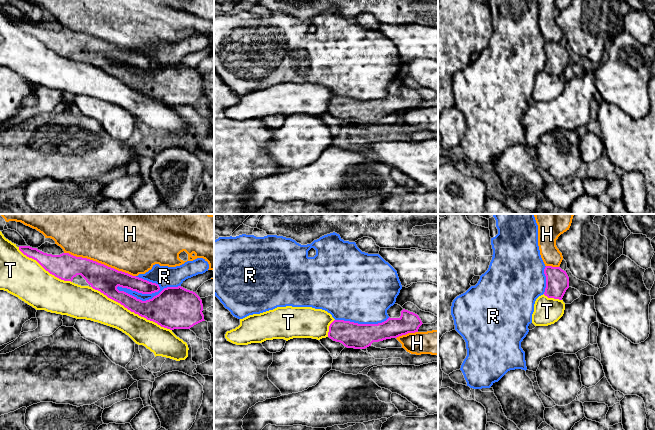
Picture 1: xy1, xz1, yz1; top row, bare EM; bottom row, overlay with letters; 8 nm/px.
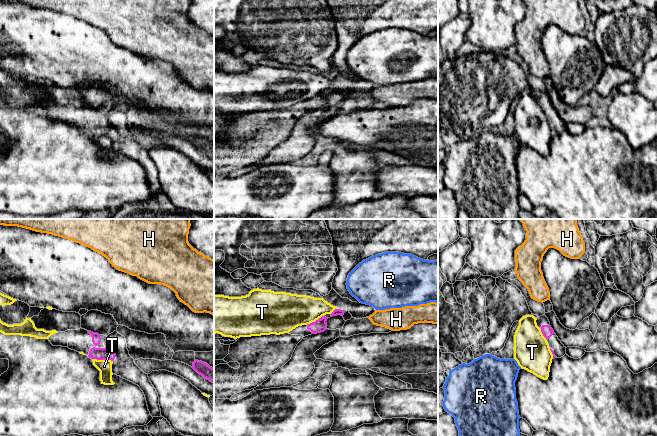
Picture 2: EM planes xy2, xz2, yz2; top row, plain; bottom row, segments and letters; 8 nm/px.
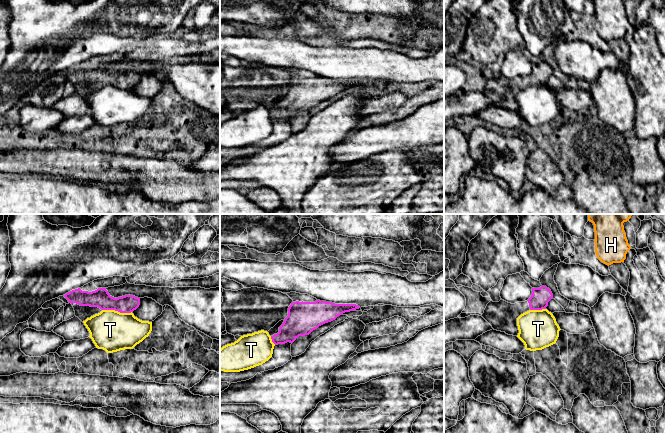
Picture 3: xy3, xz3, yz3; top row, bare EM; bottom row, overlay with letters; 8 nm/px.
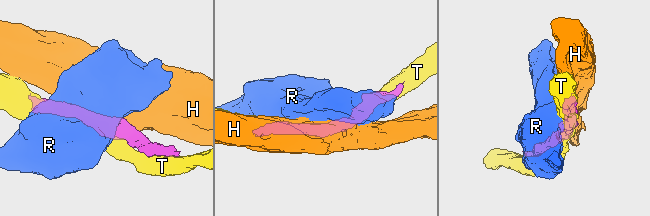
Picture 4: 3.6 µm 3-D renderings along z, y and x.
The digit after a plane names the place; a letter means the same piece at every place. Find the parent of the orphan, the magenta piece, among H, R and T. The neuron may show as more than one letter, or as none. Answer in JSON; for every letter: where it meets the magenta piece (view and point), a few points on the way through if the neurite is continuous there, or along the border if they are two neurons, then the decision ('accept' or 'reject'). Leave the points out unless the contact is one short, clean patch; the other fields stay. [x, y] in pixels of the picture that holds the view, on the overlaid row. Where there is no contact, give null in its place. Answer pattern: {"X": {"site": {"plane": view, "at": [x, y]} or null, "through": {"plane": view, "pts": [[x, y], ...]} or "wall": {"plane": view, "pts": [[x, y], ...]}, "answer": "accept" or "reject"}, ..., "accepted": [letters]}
{"H": {"site": {"plane": "xy1", "at": [100, 263]}, "answer": "reject"}, "R": {"site": {"plane": "xy1", "at": [148, 293]}, "answer": "reject"}, "T": {"site": {"plane": "xy1", "at": [131, 311]}, "answer": "reject"}, "accepted": []}

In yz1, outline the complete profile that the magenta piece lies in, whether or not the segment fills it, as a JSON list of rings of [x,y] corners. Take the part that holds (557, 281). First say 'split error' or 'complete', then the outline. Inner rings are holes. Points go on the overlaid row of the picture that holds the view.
complete; [[[546,266],[546,288],[544,295],[548,298],[562,300],[566,290],[569,288],[569,277],[566,271],[560,267]]]

